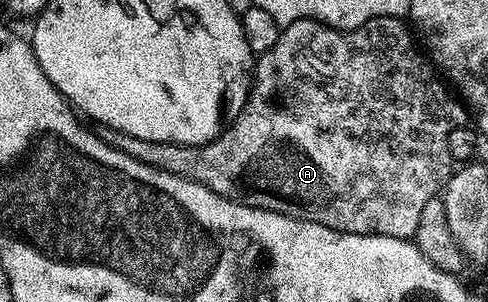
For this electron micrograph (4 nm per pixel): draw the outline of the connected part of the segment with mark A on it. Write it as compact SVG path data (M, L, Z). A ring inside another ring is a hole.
M376 17L363 23L358 29L344 31L332 29L330 25L325 25L321 21L299 19L295 23L284 26L280 30L275 45L256 58L249 86L249 98L245 100L245 107L238 117L232 118L221 130L221 136L215 137L203 145L176 145L170 141L139 139L126 133L120 133L118 129L102 128L99 136L111 147L122 149L127 155L131 155L131 159L139 159L139 163L147 163L147 167L156 167L156 169L162 169L171 175L191 179L195 183L215 191L219 196L237 201L241 205L275 211L295 219L319 223L323 227L331 227L335 231L344 233L374 233L380 237L411 239L419 225L419 215L423 211L423 207L427 207L430 199L442 192L445 182L449 179L449 174L455 168L455 163L447 151L447 135L455 126L466 124L467 121L465 118L465 113L467 117L466 106L456 96L453 98L449 94L448 88L450 89L450 86L435 72L434 66L430 64L426 54L419 48L410 26L402 18Z

